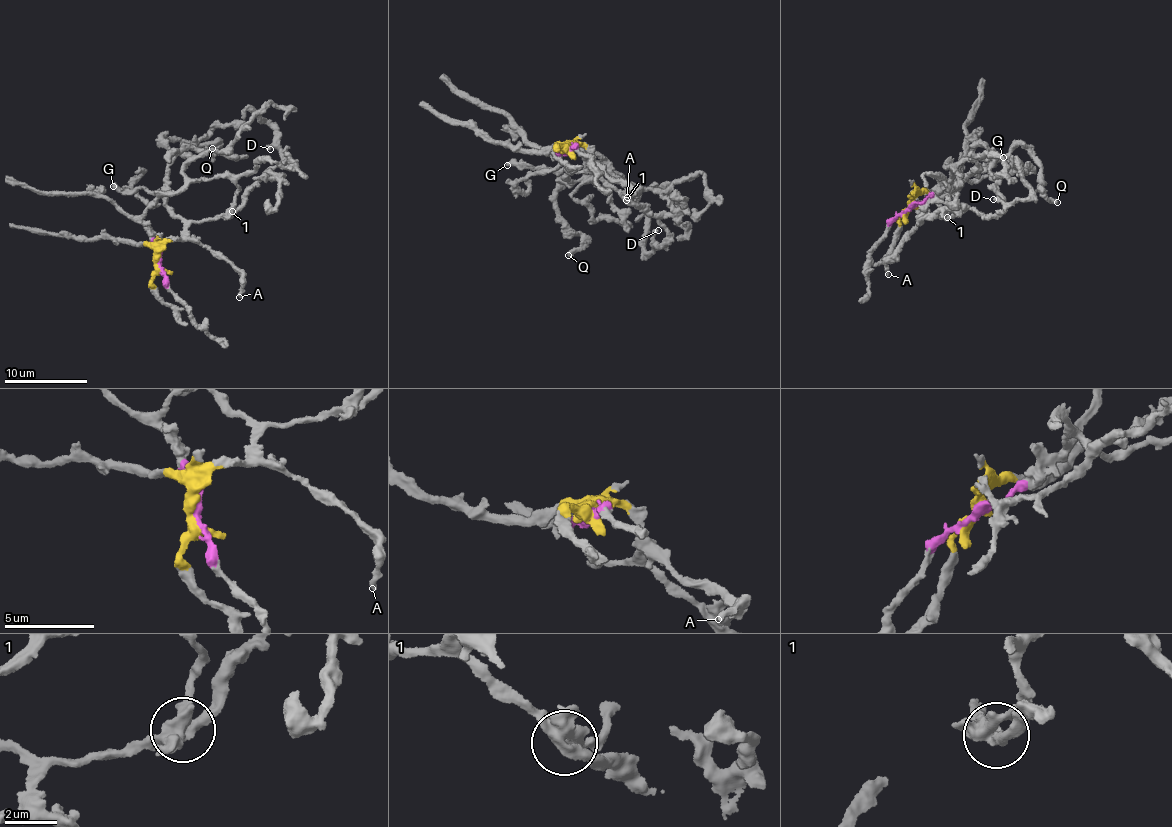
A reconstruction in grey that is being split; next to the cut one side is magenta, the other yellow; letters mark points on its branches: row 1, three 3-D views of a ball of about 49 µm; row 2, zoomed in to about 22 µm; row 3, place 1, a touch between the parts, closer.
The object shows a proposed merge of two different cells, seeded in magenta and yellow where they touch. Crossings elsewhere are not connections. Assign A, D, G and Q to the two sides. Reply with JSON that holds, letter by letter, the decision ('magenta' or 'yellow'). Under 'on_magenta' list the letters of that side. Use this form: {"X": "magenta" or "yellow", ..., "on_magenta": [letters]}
{"A": "yellow", "D": "yellow", "G": "yellow", "Q": "yellow", "on_magenta": []}

